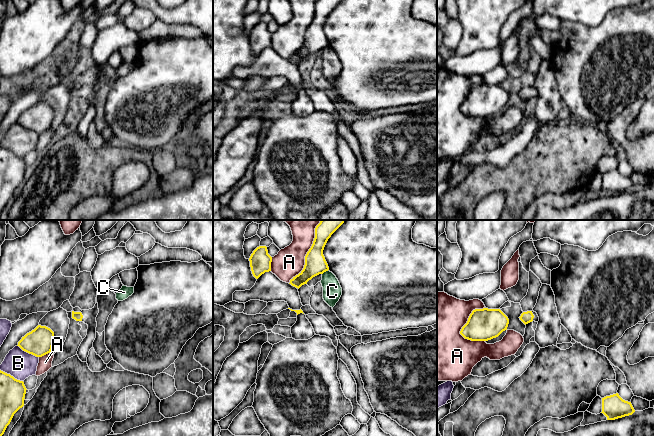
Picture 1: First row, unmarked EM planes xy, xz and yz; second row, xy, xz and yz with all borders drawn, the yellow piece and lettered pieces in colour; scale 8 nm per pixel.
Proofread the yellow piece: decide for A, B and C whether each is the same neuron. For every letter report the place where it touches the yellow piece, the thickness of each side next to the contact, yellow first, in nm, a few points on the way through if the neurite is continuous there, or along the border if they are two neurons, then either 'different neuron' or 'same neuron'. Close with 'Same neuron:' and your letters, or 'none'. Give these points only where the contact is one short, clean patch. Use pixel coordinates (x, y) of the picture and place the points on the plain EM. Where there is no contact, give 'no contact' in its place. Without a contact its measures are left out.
A: contact xz (306, 30); calibres 170 and 240 nm; different neuron
B: contact xy (10, 151); calibres 200 and 220 nm; different neuron
C: contact xz (325, 47); calibres 170 and 160 nm; different neuron
Same neuron: none

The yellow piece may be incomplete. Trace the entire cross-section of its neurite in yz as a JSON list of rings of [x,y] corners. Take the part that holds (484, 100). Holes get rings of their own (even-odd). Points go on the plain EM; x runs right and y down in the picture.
[[[475,85],[460,110],[471,117],[488,117],[507,106],[508,93],[500,85]]]

